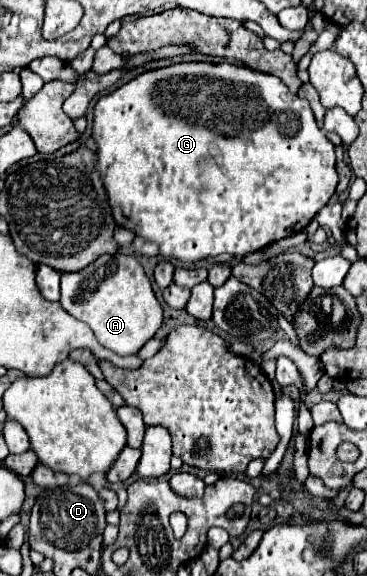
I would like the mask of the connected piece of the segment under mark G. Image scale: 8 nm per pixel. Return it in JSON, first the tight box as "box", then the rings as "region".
{"box":[93,63,337,261],"region":[[[177,63],[171,67],[155,69],[141,73],[127,85],[119,87],[117,91],[101,97],[95,105],[95,119],[93,119],[93,139],[99,147],[97,151],[97,171],[103,179],[115,223],[123,229],[133,231],[139,237],[145,237],[159,245],[159,253],[163,257],[175,257],[181,261],[199,261],[207,255],[247,255],[261,251],[263,247],[295,235],[303,231],[311,219],[317,215],[319,209],[327,205],[331,195],[337,187],[337,171],[335,171],[335,147],[327,139],[327,135],[317,127],[313,111],[307,99],[299,99],[293,95],[279,77],[265,75],[245,65],[233,63]]]}

